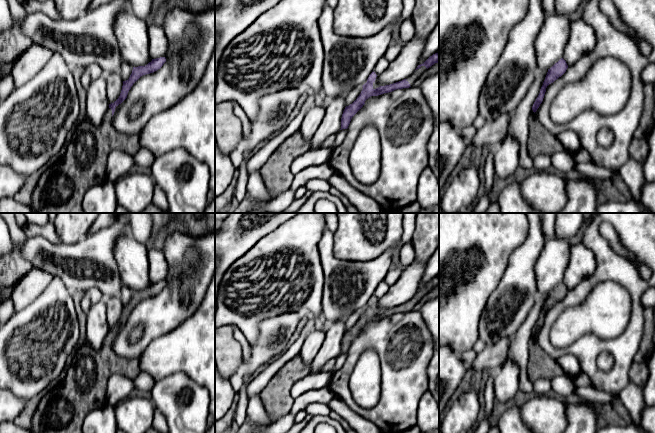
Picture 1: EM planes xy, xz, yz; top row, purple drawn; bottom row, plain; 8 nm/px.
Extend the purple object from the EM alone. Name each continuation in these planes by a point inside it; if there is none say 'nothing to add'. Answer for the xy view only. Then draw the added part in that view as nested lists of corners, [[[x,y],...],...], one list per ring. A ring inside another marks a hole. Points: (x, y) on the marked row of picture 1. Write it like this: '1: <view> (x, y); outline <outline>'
1: xy (82, 164); outline [[[111,108],[108,109],[108,111],[106,112],[106,114],[103,118],[103,121],[98,125],[92,124],[89,121],[88,116],[86,115],[85,118],[78,121],[78,123],[75,125],[74,129],[67,136],[64,150],[61,153],[61,155],[58,156],[55,160],[53,160],[49,164],[47,170],[39,178],[37,185],[33,191],[32,202],[30,204],[31,209],[34,211],[34,213],[85,213],[83,210],[83,197],[84,197],[85,193],[91,187],[93,187],[95,185],[102,184],[107,180],[106,169],[107,169],[107,158],[108,158],[109,153],[114,150],[121,150],[129,155],[132,155],[132,156],[135,155],[141,149],[139,136],[140,136],[140,132],[135,133],[135,134],[122,134],[119,131],[117,131],[115,129],[114,125],[112,124],[112,110],[111,110]]]

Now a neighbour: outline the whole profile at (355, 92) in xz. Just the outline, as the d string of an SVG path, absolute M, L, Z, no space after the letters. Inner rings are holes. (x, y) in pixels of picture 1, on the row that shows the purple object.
M362 86L353 88L345 97L345 105L349 106L350 104L352 104L360 95L362 89L363 89Z

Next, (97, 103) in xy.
M105 76L93 79L87 88L87 116L92 124L102 123L109 109Z

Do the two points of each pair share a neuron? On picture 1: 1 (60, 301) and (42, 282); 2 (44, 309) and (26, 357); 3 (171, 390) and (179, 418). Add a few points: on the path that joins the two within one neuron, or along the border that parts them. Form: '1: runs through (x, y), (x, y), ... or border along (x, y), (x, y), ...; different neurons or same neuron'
1: border along (54, 278), (31, 304); different neurons
2: runs through (44, 321), (44, 329), (29, 345); same neuron
3: runs through (174, 397), (175, 402), (179, 406), (179, 411); same neuron

